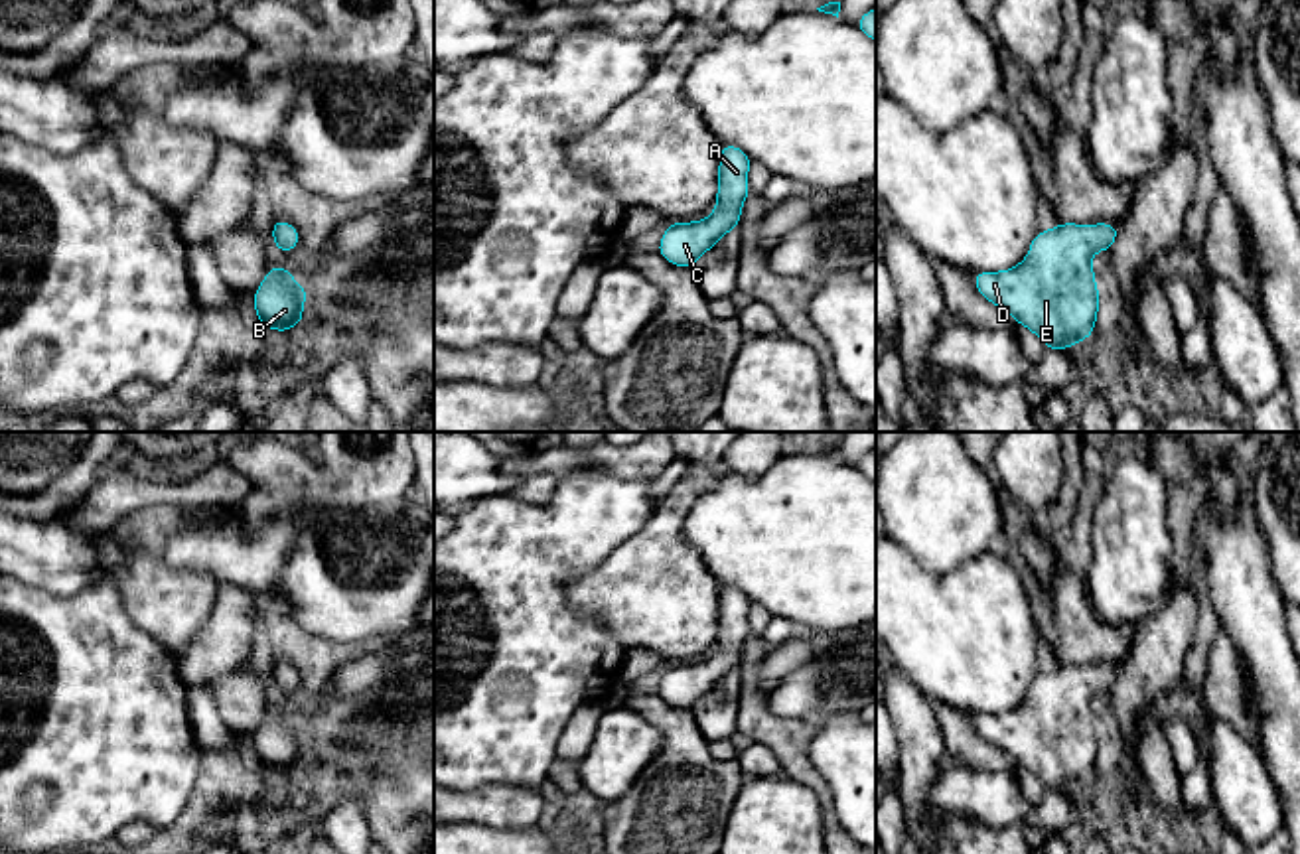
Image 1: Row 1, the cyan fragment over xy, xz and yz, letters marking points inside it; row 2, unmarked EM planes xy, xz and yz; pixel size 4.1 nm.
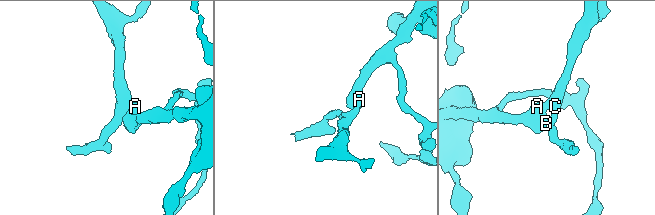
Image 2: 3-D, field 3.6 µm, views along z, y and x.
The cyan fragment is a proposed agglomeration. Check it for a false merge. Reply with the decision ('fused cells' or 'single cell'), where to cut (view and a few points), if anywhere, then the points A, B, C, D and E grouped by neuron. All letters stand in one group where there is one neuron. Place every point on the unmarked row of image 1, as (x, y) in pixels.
single cell; cut none; groups A B C D E

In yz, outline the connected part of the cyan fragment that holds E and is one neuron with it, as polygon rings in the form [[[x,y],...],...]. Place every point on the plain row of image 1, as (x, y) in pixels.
[[[1059,665],[1053,673],[1038,673],[1022,706],[1002,714],[975,714],[975,728],[980,738],[1032,771],[1049,793],[1069,791],[1093,779],[1101,734],[1095,728],[1091,698],[1095,692],[1111,694],[1119,669]]]

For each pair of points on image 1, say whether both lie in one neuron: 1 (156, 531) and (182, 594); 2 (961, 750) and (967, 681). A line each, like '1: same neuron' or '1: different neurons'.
1: same neuron
2: different neurons

